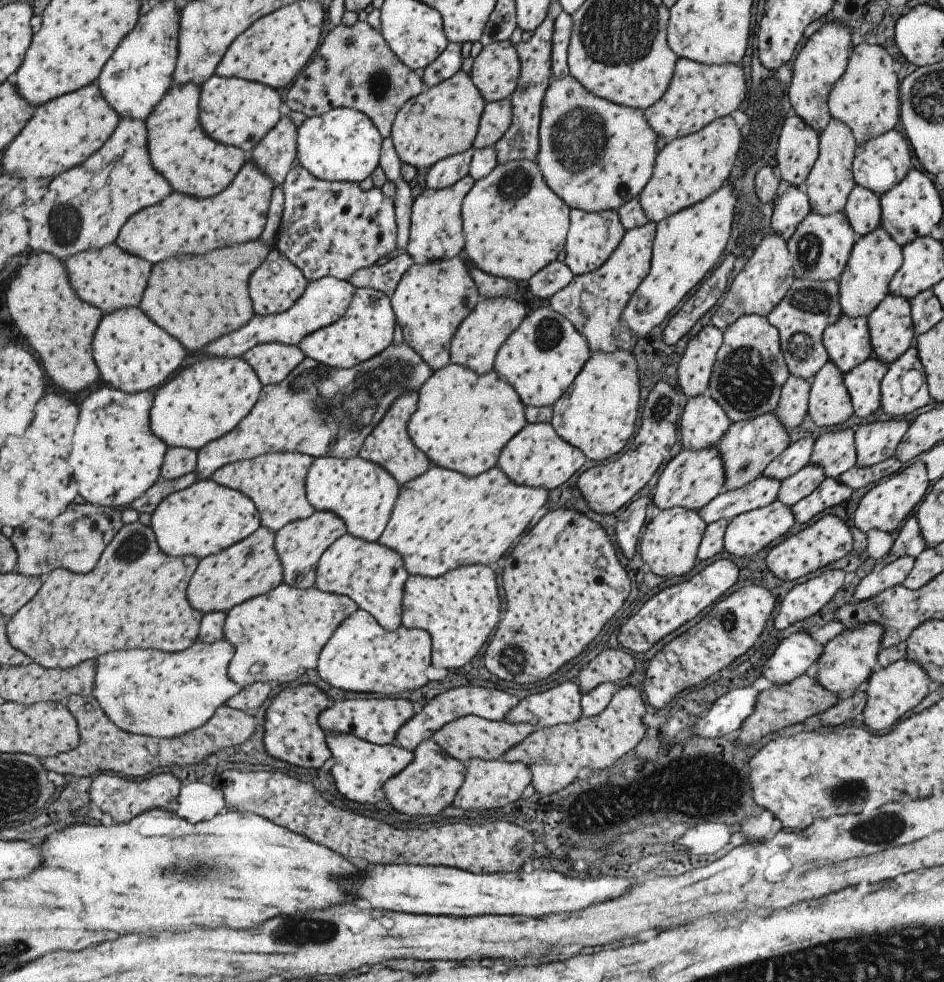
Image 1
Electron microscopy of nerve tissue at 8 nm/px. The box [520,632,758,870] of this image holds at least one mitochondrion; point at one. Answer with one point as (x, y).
(722, 791)

